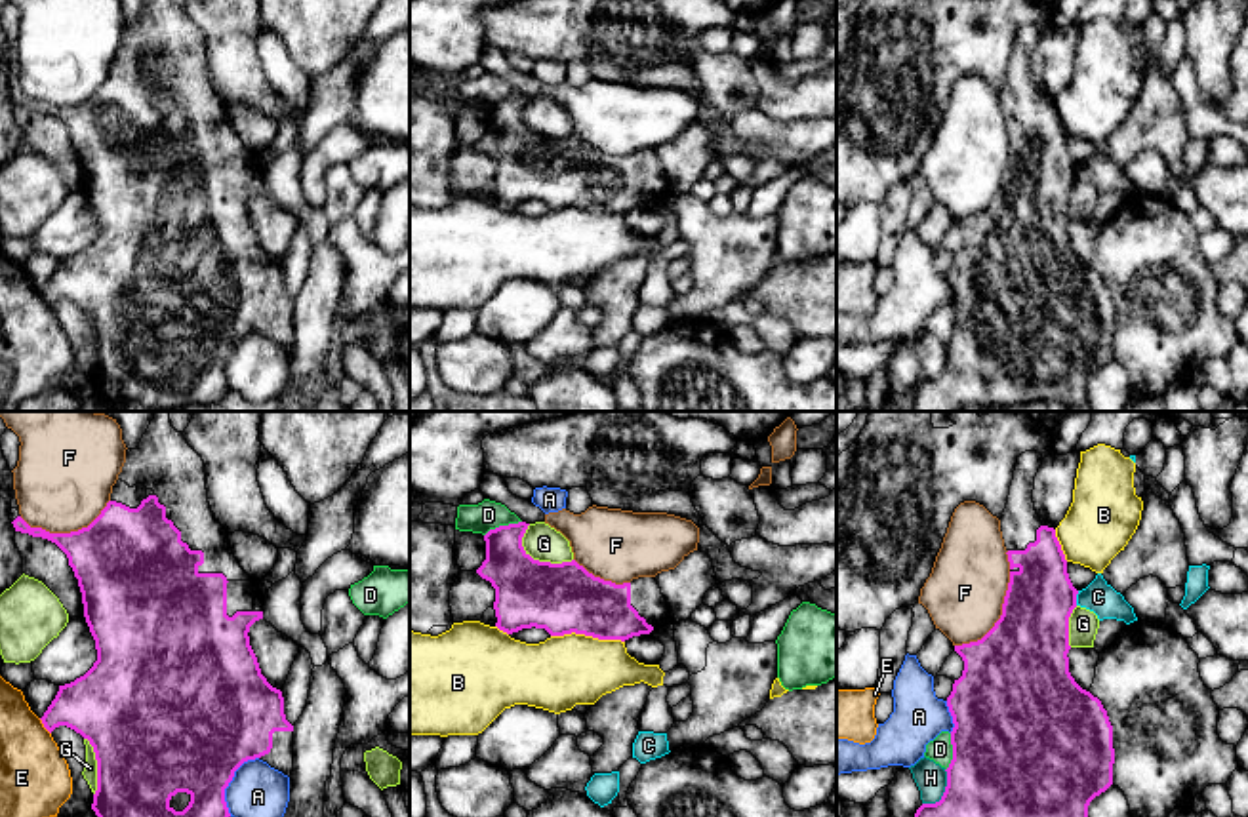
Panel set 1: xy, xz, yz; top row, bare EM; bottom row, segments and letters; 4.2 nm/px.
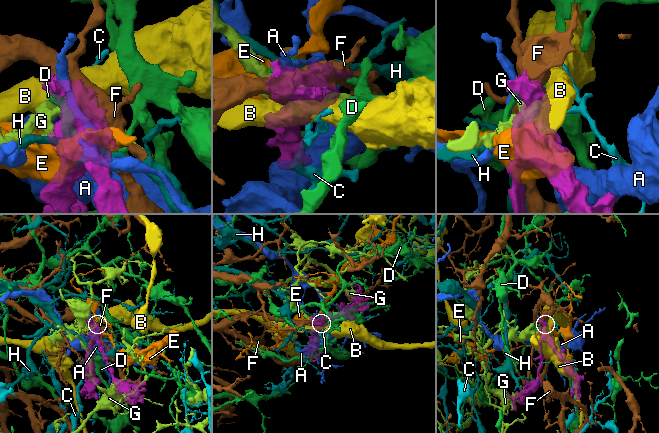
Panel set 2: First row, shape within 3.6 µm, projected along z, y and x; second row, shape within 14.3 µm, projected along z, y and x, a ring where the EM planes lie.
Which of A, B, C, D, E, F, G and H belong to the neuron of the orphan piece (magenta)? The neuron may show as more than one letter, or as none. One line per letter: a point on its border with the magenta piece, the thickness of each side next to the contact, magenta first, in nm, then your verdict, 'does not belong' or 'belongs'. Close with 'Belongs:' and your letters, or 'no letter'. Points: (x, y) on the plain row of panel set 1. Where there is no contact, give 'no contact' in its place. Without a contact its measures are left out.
A: xy (229, 355) | 480/260 nm | does not belong
B: xz (587, 208) | 300/300 nm | does not belong
C: yz (1075, 172) | 320/140 nm | does not belong
D: xz (502, 99) | 220/130 nm | does not belong
E: xy (44, 299) | 300/300 nm | does not belong
F: xy (65, 107) | 380/420 nm | does not belong
G: xz (538, 134) | 300/150 nm | does not belong
H: yz (944, 366) | 440/140 nm | does not belong
Belongs: no letter

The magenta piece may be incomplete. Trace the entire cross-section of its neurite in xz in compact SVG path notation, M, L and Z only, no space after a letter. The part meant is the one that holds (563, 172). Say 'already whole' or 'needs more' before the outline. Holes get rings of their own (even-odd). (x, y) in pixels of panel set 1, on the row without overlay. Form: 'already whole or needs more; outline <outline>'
needs more; outline M499 99L484 109L486 133L476 147L495 162L499 204L513 208L535 200L551 209L575 206L625 215L673 196L655 150L615 158L575 133L533 133L522 120L528 99Z

